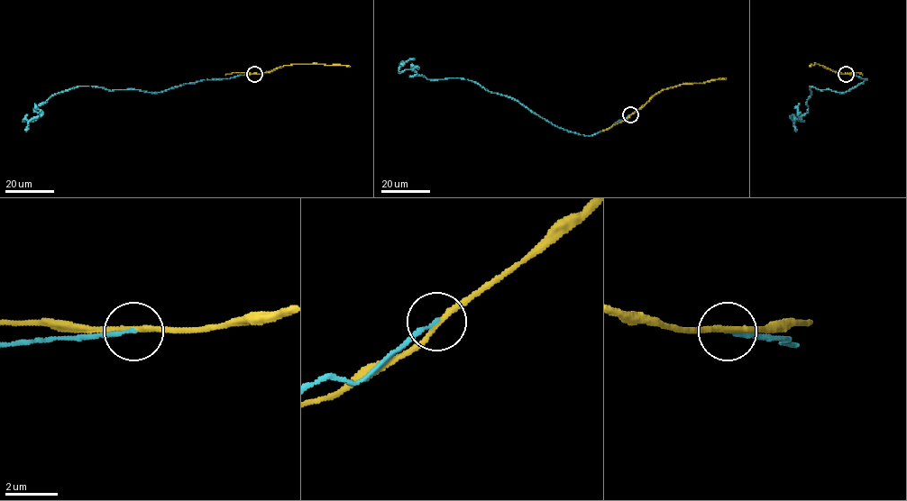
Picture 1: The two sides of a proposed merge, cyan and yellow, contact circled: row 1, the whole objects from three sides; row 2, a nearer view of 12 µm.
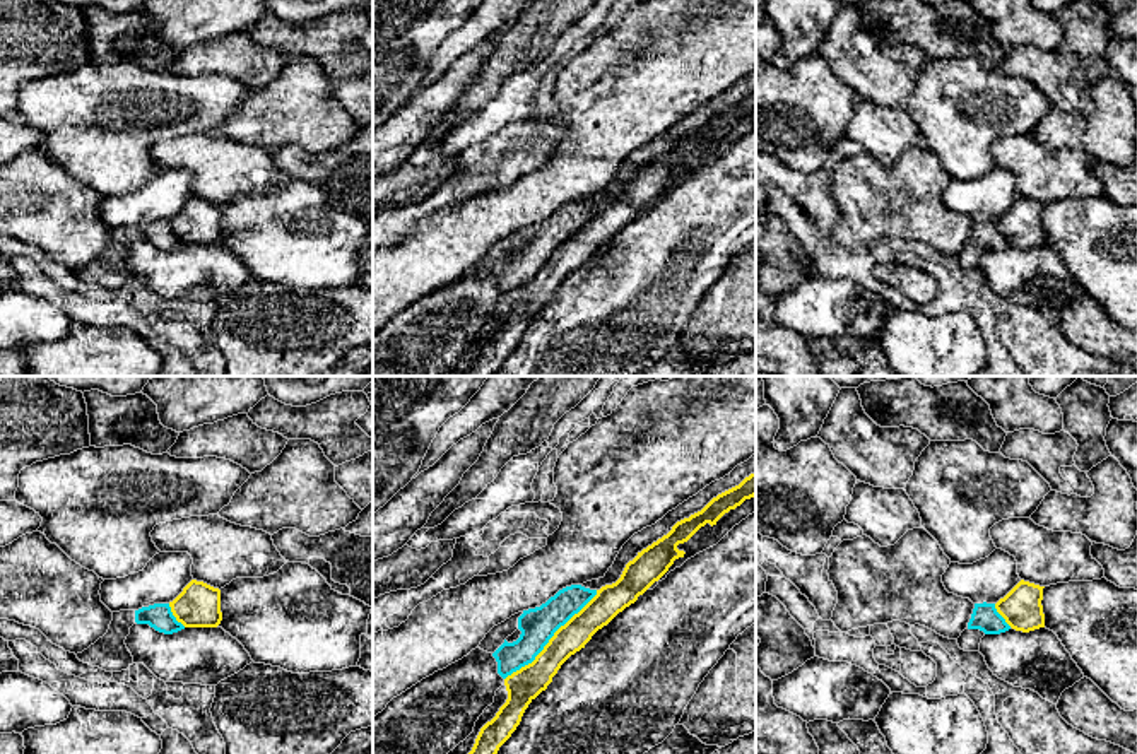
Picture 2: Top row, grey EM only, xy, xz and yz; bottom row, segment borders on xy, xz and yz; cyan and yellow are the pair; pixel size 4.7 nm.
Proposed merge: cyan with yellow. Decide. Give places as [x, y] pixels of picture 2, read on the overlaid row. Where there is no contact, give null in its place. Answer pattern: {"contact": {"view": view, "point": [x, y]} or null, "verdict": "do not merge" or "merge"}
{"contact": {"view": "xz", "point": [551, 636]}, "verdict": "do not merge"}

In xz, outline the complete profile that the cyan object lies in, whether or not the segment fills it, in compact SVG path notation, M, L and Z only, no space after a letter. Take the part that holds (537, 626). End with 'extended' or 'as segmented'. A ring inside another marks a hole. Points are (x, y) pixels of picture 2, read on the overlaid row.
M756 455L737 465L723 479L711 482L696 496L669 511L655 525L634 533L622 545L604 578L566 586L540 607L511 616L504 622L494 626L480 641L479 648L496 658L498 674L503 679L532 663L554 633L578 614L602 586L616 583L626 564L643 549L667 535L677 521L701 511L718 494L739 486L751 474L756 474Z; extended

